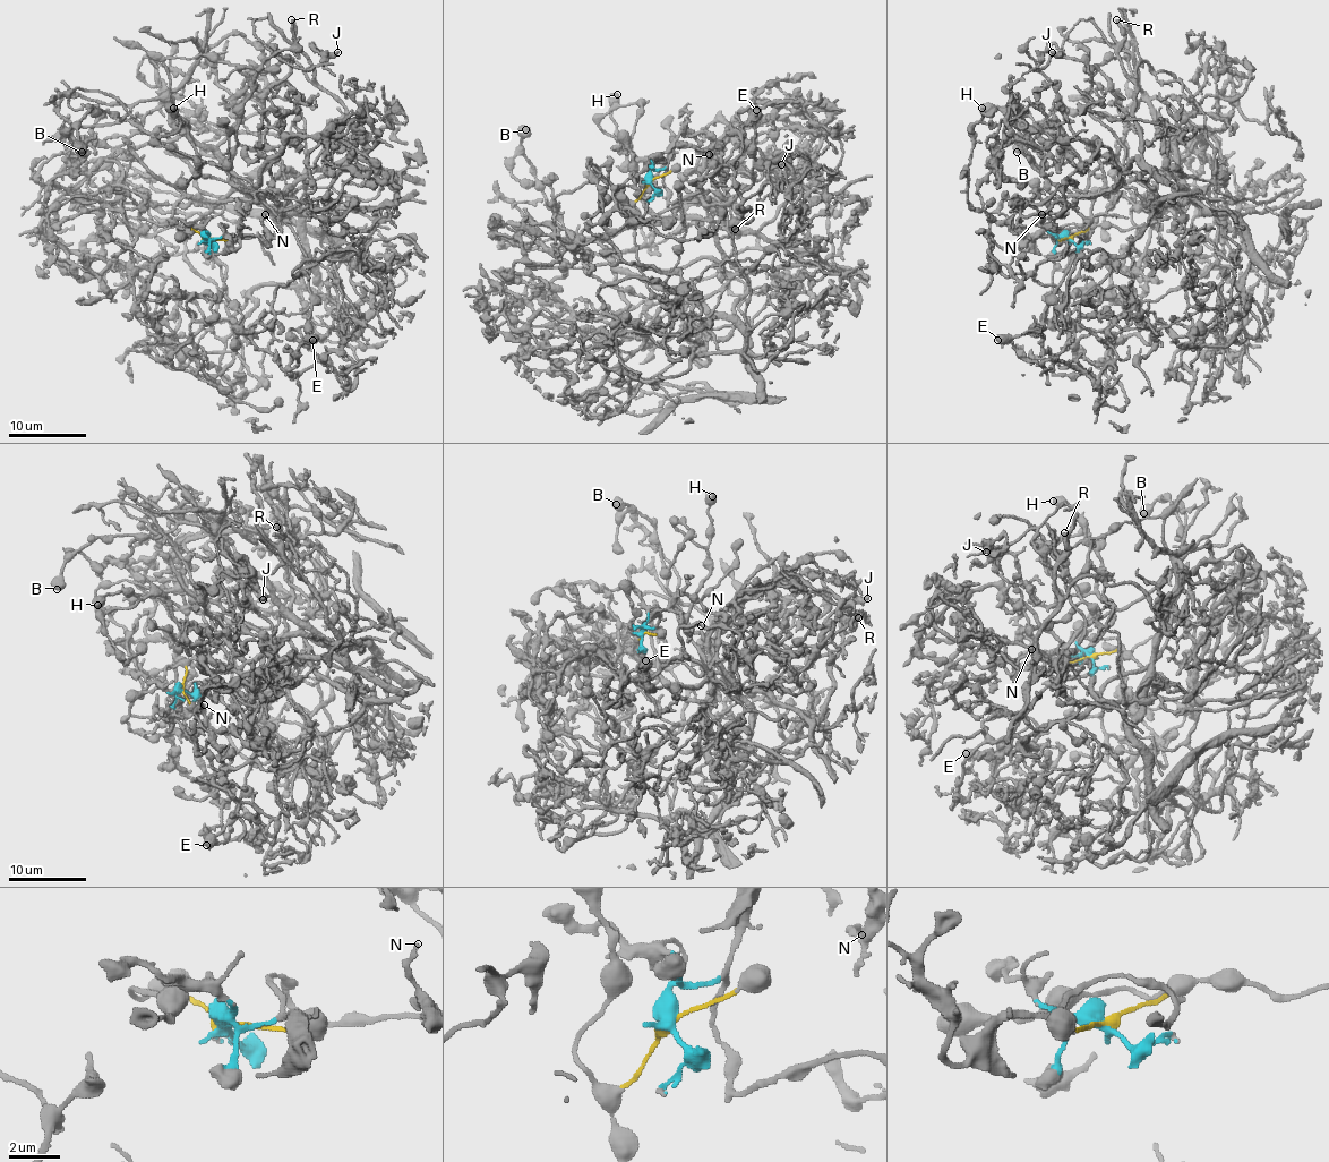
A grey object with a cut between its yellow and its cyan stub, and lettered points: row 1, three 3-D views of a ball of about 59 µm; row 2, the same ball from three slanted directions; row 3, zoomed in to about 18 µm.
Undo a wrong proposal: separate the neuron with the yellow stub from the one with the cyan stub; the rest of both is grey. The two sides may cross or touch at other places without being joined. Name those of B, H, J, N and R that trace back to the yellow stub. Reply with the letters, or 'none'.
B, H

